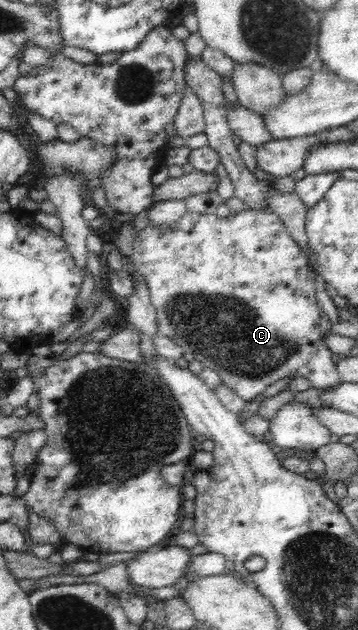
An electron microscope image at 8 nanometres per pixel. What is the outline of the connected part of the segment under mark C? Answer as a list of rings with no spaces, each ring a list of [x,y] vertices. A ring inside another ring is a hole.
[[[245,208],[244,210],[230,214],[227,217],[218,217],[216,213],[197,214],[194,212],[185,212],[177,224],[171,226],[157,226],[148,223],[143,230],[139,230],[133,239],[133,256],[132,264],[136,271],[146,280],[150,301],[157,309],[157,327],[158,335],[174,339],[184,352],[194,354],[199,362],[205,367],[219,371],[219,376],[226,386],[235,391],[239,397],[245,402],[251,401],[259,393],[265,391],[270,384],[295,374],[311,381],[312,387],[317,390],[329,390],[335,388],[339,382],[342,382],[336,365],[331,359],[331,351],[327,348],[322,338],[322,331],[319,326],[321,318],[321,309],[317,305],[315,297],[315,283],[310,278],[310,265],[308,257],[300,246],[293,240],[287,232],[286,226],[283,224],[280,216],[277,216],[271,210],[265,212],[255,212],[254,210]]]

